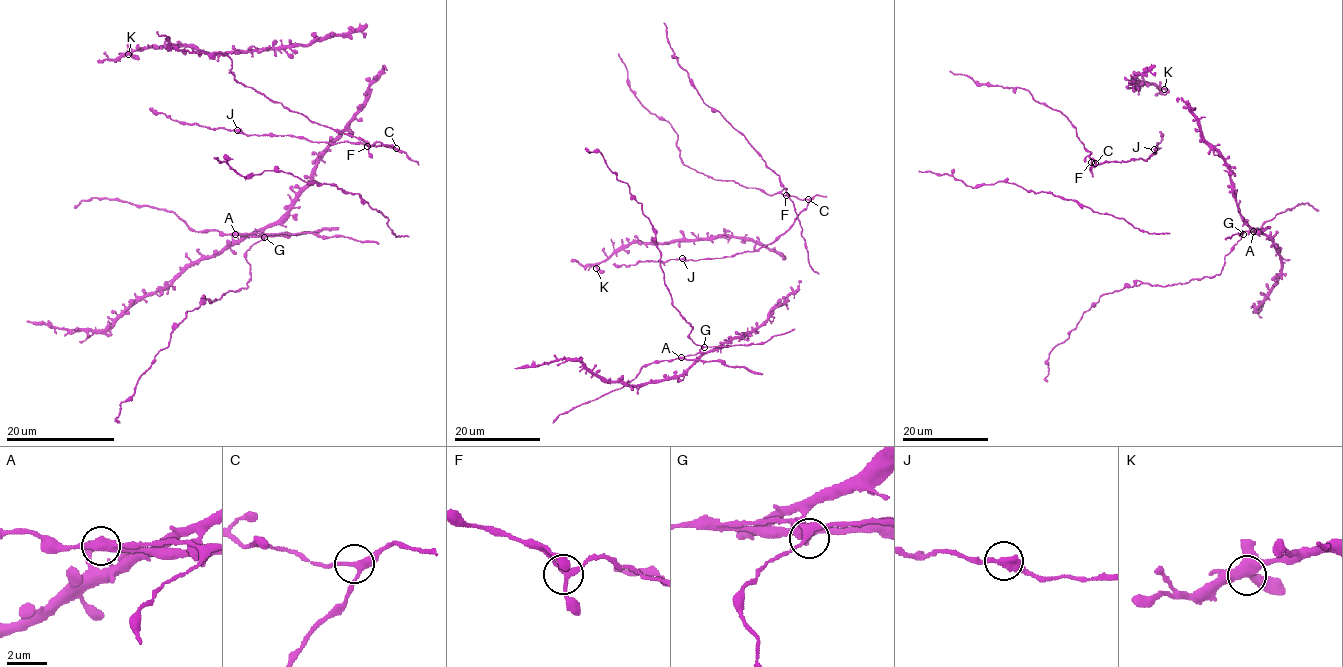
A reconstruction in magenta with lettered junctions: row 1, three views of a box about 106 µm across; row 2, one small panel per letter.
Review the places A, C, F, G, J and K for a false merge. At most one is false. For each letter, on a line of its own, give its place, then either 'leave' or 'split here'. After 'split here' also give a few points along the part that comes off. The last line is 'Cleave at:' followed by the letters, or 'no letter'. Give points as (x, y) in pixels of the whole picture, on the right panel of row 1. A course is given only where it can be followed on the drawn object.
A: place (1253, 231); split here; course (1254, 231), (1262, 231), (1270, 226)
C: place (1095, 163); leave
F: place (1091, 162); leave
G: place (1243, 234); leave
J: place (1154, 149); leave
K: place (1164, 89); leave
Cleave at: A

